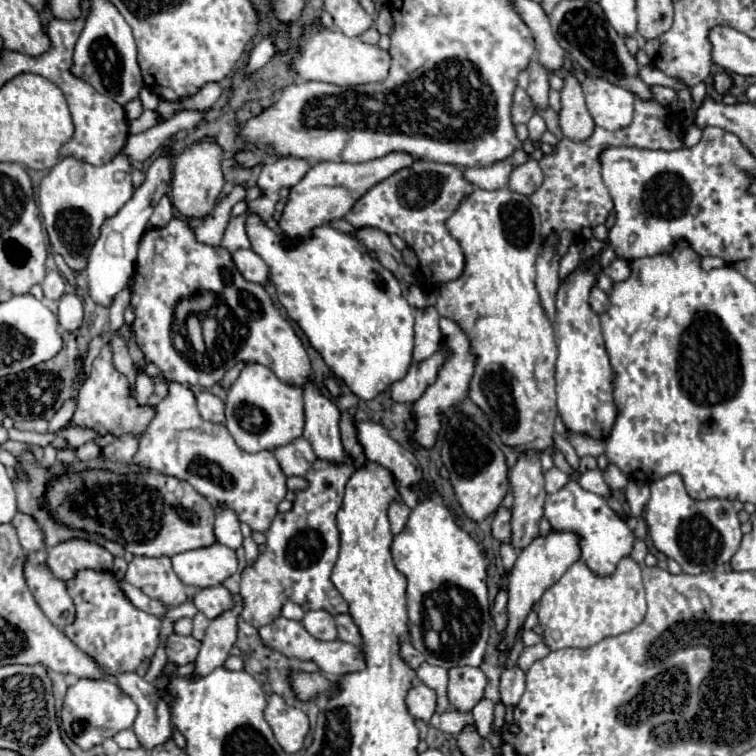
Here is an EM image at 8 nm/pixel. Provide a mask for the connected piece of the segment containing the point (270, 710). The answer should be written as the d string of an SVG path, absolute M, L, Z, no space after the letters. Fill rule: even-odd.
M272 694L272 696L268 696L268 706L266 706L264 718L270 724L274 736L278 740L278 744L284 748L284 752L296 754L304 746L304 738L310 732L310 722L302 710L288 706L280 696Z

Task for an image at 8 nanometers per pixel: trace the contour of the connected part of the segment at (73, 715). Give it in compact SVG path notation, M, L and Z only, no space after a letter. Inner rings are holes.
M80 678L74 686L66 690L62 706L62 726L66 734L84 750L90 750L96 744L102 744L106 738L112 738L124 728L132 728L136 720L134 700L120 690L118 684L106 678Z

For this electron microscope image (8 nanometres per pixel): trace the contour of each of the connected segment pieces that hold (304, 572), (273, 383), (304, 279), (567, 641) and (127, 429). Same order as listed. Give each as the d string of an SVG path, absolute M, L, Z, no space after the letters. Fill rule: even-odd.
M316 460L306 474L310 486L296 494L294 508L286 514L278 514L266 532L266 552L258 554L254 564L242 570L240 598L242 618L262 628L276 616L276 608L282 608L286 600L296 602L306 612L326 610L334 614L348 614L348 604L342 594L334 588L330 574L338 558L340 532L336 528L336 512L344 498L344 486L352 476L352 464L330 464ZM272 596L272 598L270 598ZM276 600L276 602L274 602Z
M246 364L226 398L226 428L236 444L246 452L276 450L304 432L302 388L284 384L270 368L262 364Z
M256 214L248 216L246 232L252 250L270 268L270 278L276 286L280 304L286 306L288 316L302 328L312 348L322 354L324 362L334 370L334 376L344 380L352 394L360 400L372 400L406 376L414 348L414 310L404 300L396 276L390 270L386 272L370 252L354 240L354 236L338 232L332 226L320 226L312 232L312 238L298 242L292 248L284 248L284 236L270 230Z
M622 558L616 572L608 578L600 578L594 572L590 572L586 564L574 562L566 570L566 574L540 598L540 608L538 608L540 626L544 630L542 640L550 650L560 650L568 646L590 648L608 636L618 636L634 630L644 620L644 616L646 616L646 600L644 600L642 574L640 574L640 566L632 558Z
M104 344L96 360L92 362L90 378L82 384L76 396L76 410L68 424L78 426L78 428L92 428L98 434L108 434L108 432L114 436L134 434L136 438L140 438L154 416L156 416L154 406L140 406L136 402L132 388L128 386L128 378L114 368L110 344Z

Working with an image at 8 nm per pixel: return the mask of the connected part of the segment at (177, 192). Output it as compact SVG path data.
M210 138L200 140L192 148L184 150L180 156L176 156L174 166L172 166L174 178L172 178L170 200L172 200L172 204L180 216L184 216L184 218L206 218L206 216L210 216L210 212L214 210L214 206L218 202L222 184L224 184L224 176L220 170L222 156L224 156L222 150Z

